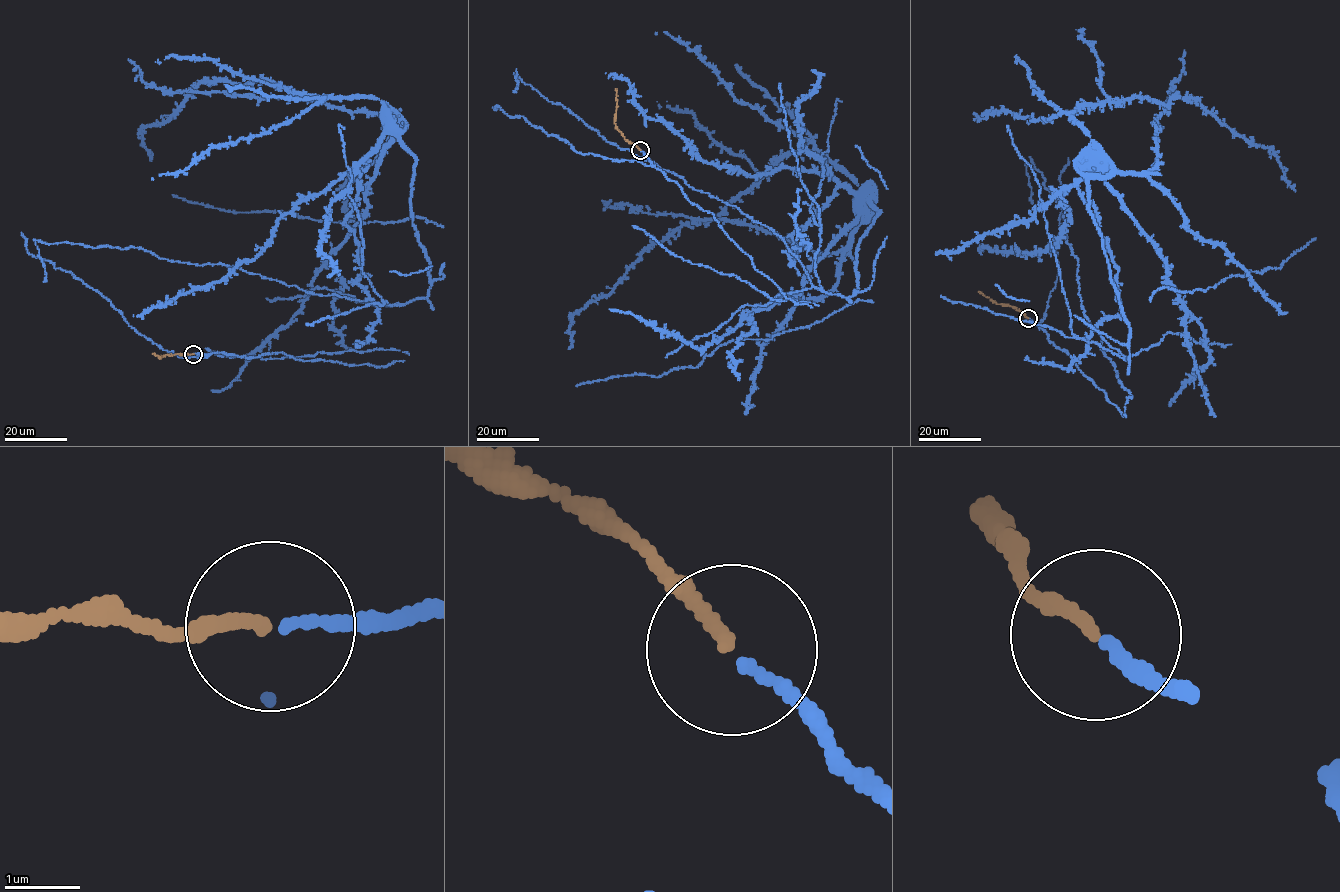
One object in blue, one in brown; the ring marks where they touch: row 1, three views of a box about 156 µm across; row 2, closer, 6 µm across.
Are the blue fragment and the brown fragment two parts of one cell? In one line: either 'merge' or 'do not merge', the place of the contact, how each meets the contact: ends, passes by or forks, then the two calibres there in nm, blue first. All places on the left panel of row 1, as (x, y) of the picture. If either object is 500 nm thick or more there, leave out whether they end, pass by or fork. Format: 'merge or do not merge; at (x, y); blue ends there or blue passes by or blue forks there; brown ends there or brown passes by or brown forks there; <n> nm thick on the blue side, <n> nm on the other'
merge; at (193, 354); blue ends there; brown ends there; 140 nm thick on the blue side, 170 nm on the other

